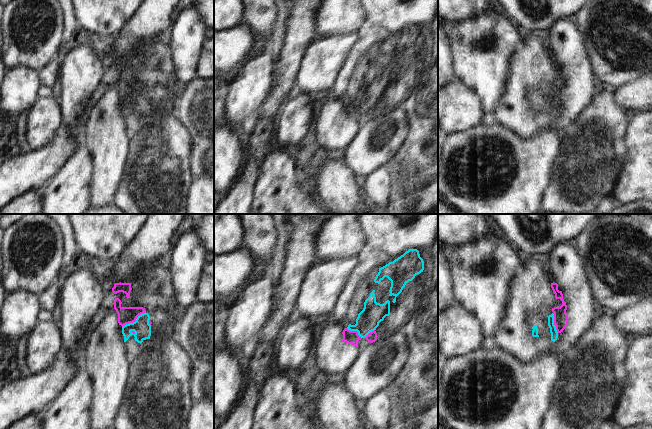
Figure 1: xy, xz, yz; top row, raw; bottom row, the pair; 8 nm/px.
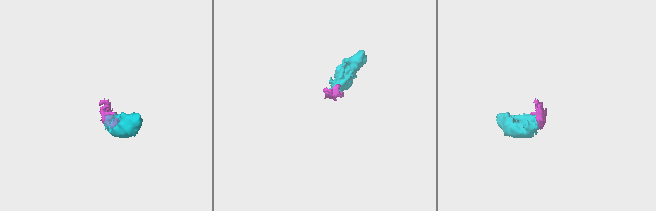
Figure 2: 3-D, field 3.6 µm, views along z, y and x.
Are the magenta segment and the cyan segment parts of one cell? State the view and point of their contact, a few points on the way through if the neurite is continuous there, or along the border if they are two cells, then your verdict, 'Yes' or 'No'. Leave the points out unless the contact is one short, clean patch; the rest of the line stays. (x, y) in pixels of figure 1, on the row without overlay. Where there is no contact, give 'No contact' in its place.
Touches magenta at xy (134, 97). Boundary: xy (145, 87), (134, 97), (126, 99), (122, 103). No

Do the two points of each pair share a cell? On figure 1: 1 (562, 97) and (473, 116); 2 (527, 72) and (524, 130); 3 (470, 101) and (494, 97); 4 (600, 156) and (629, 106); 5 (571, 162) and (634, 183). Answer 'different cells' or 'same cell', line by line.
1: different cells
2: same cell
3: different cells
4: different cells
5: different cells

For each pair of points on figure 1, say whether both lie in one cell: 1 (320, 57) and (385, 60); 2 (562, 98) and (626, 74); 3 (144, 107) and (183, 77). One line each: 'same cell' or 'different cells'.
1: different cells
2: different cells
3: different cells

